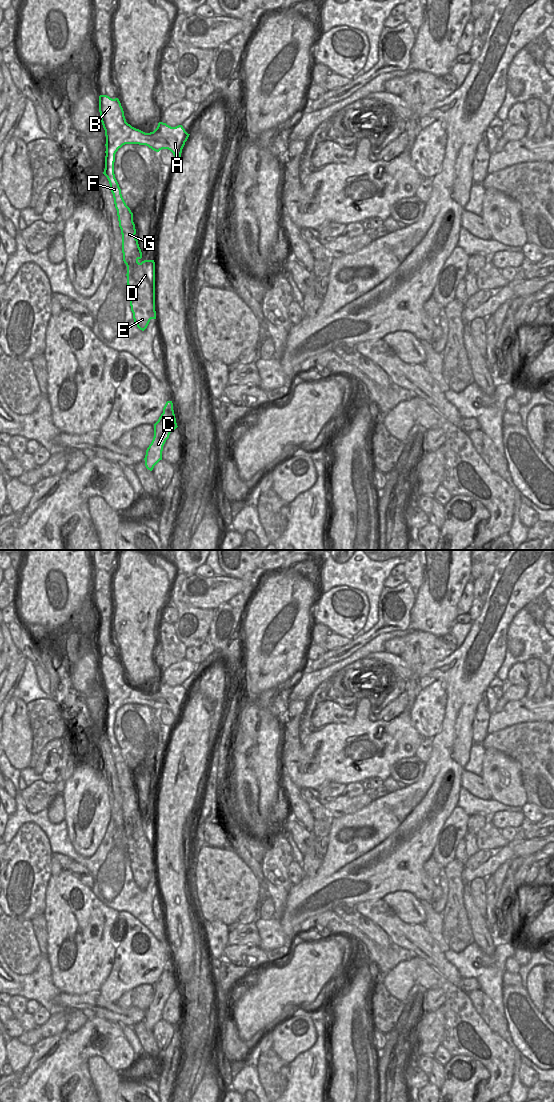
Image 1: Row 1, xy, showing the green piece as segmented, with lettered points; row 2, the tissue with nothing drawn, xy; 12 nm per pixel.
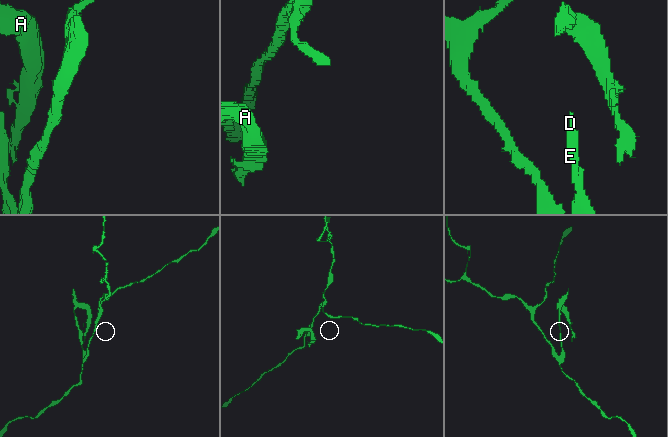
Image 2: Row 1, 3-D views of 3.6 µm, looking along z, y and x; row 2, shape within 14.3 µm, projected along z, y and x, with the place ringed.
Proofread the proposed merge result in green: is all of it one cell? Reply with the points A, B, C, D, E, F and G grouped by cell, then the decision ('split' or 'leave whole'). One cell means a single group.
A B D E F G / C; split

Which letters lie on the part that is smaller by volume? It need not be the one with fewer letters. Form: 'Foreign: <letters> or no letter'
Foreign: A, B, D, E, F, G

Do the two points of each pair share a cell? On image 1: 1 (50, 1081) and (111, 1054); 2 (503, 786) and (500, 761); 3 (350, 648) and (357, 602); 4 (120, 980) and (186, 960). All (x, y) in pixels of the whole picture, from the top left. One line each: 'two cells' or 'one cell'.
1: one cell
2: one cell
3: two cells
4: two cells

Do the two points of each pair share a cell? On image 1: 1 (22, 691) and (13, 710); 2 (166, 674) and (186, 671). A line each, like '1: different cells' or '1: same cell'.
1: different cells
2: same cell

